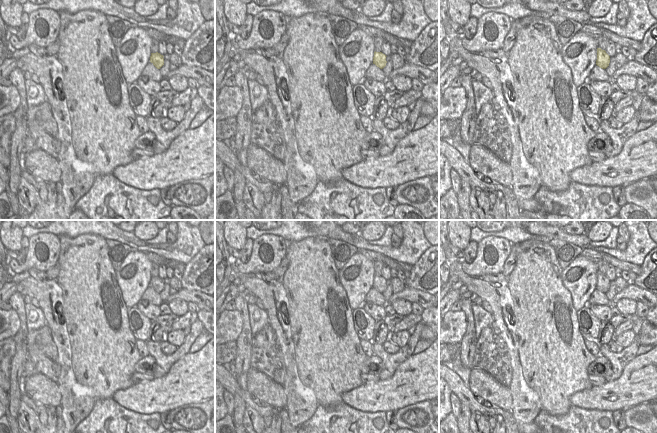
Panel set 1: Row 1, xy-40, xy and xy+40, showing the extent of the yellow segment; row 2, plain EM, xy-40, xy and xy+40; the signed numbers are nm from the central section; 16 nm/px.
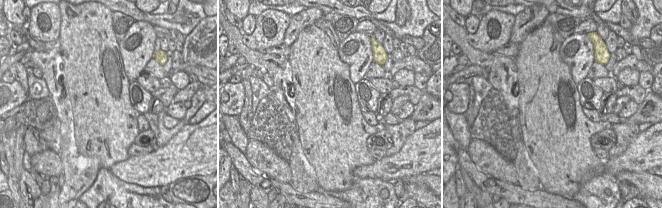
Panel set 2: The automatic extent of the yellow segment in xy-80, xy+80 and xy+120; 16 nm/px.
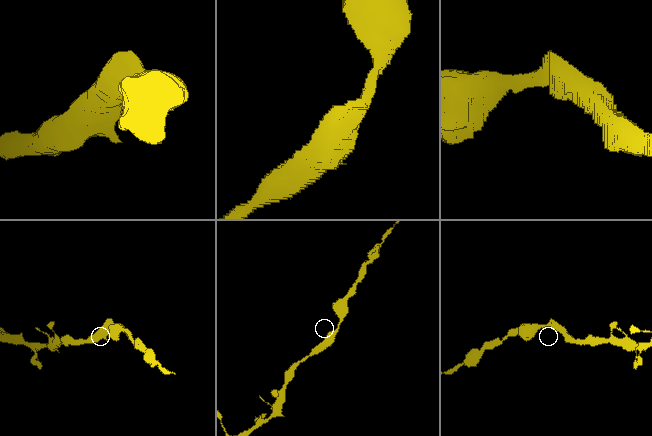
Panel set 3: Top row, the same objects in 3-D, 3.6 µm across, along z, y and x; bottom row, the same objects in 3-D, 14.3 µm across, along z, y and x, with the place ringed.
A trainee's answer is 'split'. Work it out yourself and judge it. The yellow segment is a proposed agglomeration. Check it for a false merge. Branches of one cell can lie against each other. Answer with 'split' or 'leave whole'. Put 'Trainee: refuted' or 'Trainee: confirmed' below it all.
split
Trainee: confirmed

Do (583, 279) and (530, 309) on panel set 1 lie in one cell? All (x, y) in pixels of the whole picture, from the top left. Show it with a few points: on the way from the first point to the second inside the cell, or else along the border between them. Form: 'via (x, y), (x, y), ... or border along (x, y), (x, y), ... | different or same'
border along (562, 269), (562, 284), (570, 293), (575, 310) | different

